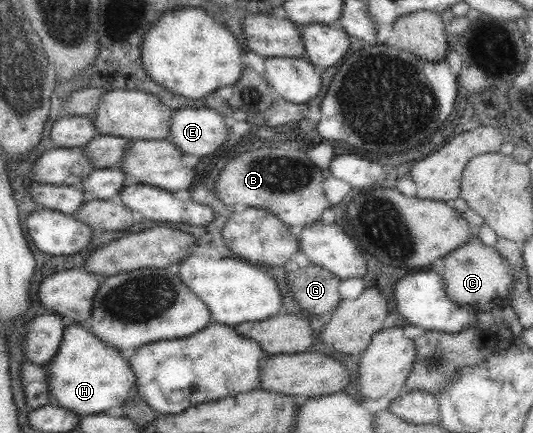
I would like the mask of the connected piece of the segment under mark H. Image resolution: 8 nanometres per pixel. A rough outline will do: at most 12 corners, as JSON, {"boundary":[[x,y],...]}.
{"boundary":[[78,323],[46,368],[51,402],[82,416],[137,384],[120,351]]}

